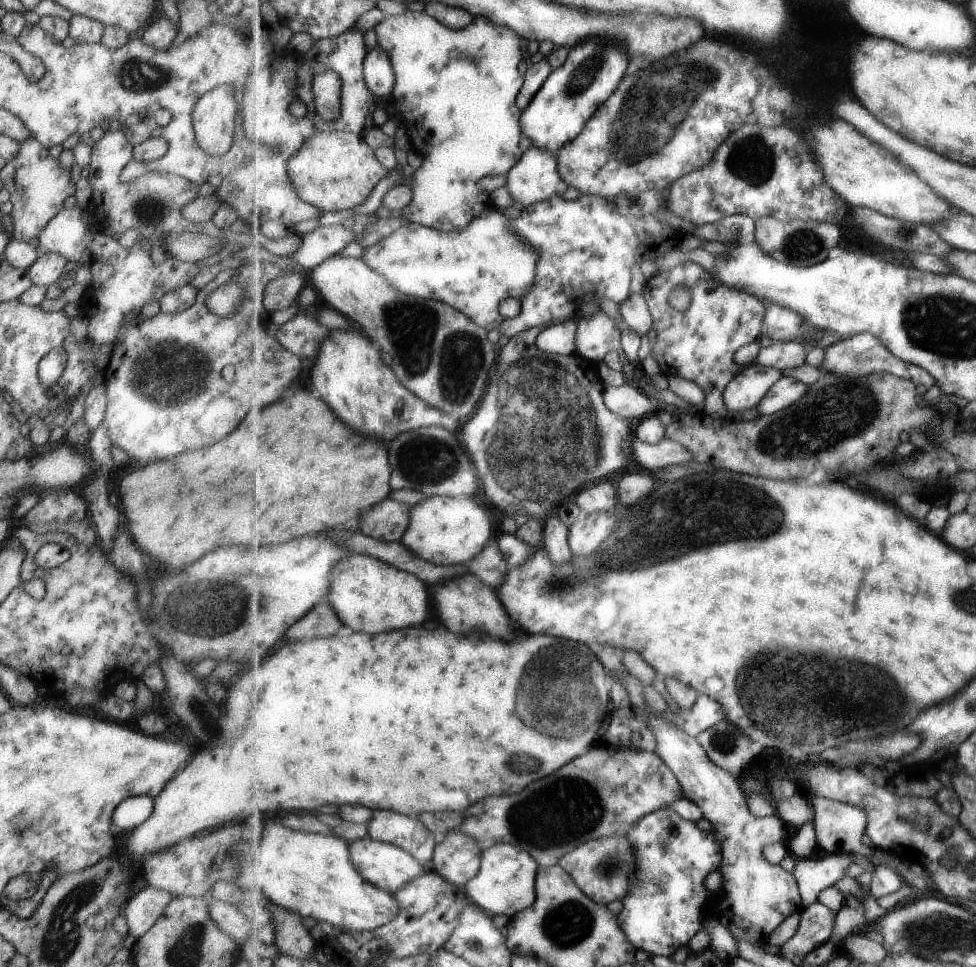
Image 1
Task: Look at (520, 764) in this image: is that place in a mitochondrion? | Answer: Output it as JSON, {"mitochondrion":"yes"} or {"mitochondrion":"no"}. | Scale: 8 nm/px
{"mitochondrion":"yes"}

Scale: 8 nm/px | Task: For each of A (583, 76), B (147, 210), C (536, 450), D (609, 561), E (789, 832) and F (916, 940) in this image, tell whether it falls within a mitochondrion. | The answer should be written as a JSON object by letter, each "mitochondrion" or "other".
{"A":"mitochondrion","B":"mitochondrion","C":"mitochondrion","D":"mitochondrion","E":"other","F":"mitochondrion"}

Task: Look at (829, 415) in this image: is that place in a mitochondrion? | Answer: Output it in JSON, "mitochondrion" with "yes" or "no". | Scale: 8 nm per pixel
{"mitochondrion":"yes"}

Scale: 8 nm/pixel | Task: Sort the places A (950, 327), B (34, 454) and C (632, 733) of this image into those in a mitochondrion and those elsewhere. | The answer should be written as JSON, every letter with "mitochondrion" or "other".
{"A":"mitochondrion","B":"other","C":"other"}

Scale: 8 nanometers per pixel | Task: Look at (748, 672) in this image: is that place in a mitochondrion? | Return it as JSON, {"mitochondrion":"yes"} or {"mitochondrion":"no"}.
{"mitochondrion":"yes"}

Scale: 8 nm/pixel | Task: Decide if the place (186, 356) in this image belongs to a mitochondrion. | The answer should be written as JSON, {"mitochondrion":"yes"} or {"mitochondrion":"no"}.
{"mitochondrion":"yes"}

